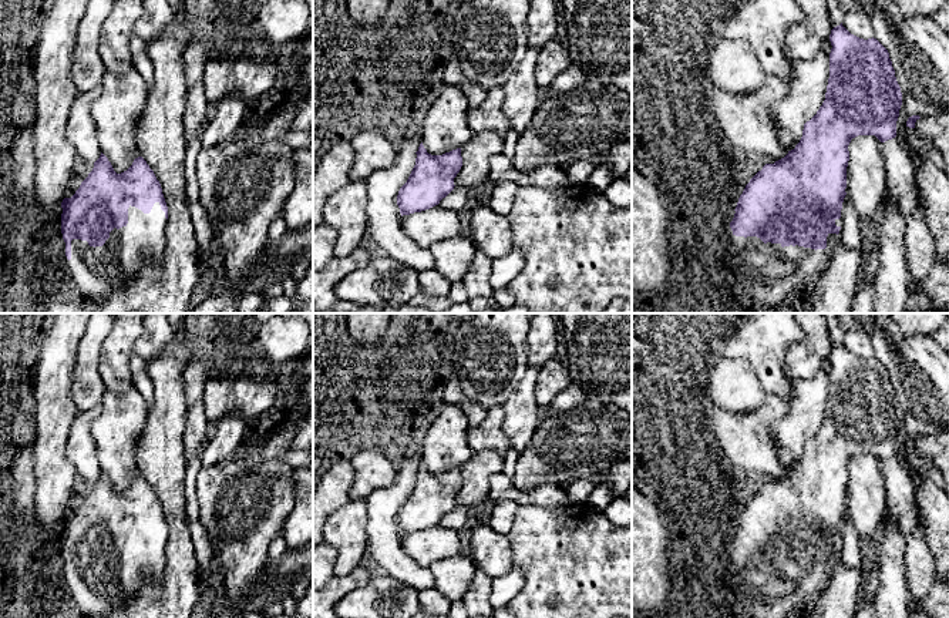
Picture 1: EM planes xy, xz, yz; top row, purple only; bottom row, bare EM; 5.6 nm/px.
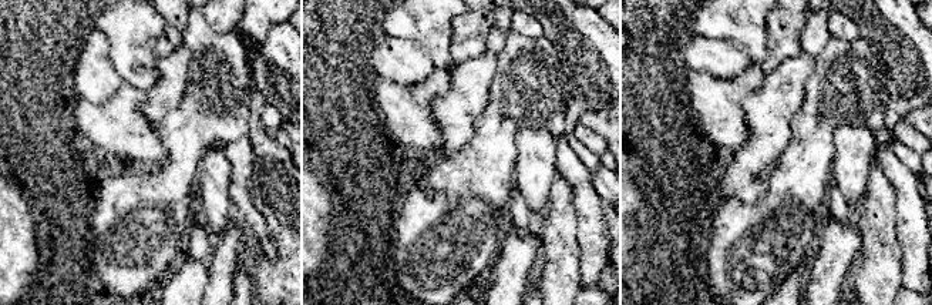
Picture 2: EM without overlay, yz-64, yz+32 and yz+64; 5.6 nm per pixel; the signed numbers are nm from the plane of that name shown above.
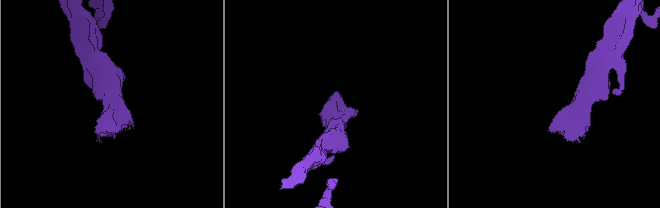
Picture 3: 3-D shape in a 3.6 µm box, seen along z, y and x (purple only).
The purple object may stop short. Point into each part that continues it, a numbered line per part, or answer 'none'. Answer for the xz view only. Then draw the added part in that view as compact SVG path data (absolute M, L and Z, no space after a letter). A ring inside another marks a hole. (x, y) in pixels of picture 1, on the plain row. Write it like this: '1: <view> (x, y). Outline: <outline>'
none

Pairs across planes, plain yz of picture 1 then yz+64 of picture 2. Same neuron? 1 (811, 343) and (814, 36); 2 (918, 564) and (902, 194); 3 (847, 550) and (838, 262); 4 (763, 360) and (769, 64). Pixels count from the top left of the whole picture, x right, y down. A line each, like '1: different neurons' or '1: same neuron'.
1: different neurons
2: same neuron
3: different neurons
4: different neurons

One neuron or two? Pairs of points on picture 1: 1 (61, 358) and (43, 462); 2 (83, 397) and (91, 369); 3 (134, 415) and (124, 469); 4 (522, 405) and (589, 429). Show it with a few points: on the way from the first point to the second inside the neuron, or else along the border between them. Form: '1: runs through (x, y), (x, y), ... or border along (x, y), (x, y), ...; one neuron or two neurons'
1: runs through (53, 383), (51, 436); one neuron
2: runs through (87, 390), (87, 376); one neuron
3: runs through (124, 427), (124, 456); one neuron
4: border along (542, 415), (528, 446); two neurons

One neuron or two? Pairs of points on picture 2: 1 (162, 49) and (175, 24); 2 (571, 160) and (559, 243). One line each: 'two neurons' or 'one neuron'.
1: one neuron
2: two neurons

